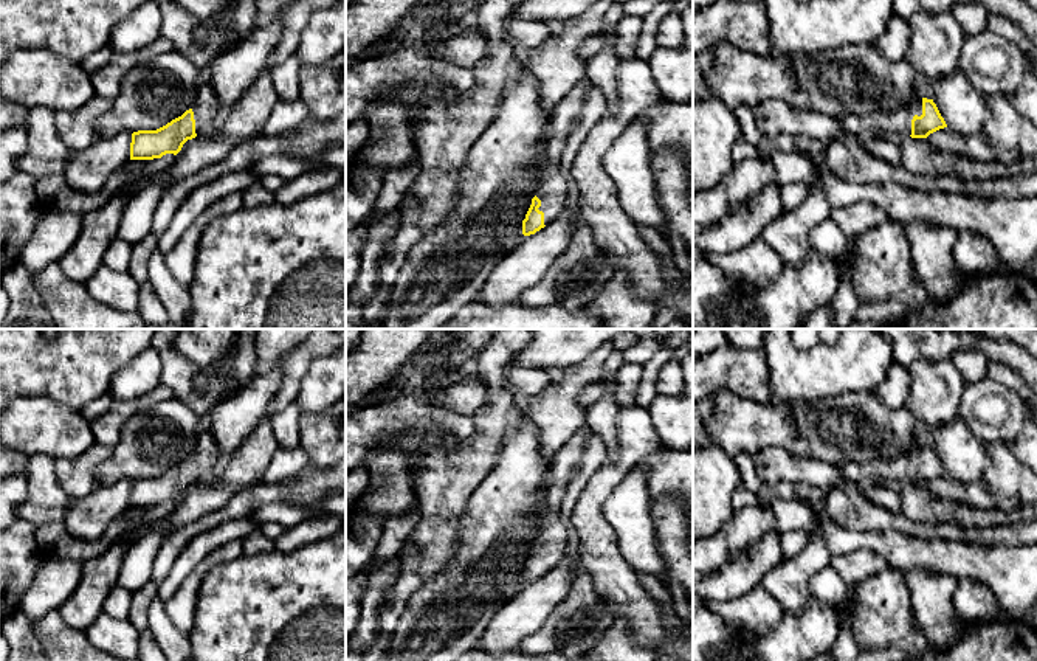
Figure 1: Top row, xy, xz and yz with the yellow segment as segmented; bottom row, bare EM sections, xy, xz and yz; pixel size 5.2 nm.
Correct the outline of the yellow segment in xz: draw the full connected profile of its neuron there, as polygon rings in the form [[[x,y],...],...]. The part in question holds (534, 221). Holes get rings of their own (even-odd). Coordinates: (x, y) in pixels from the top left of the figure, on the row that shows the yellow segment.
[[[584,76],[555,106],[539,161],[539,183],[522,220],[522,234],[530,236],[553,222],[566,206],[567,178],[561,172],[561,154],[570,130],[578,123],[592,82]]]

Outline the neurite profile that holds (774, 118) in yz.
[[[766,101],[755,107],[755,118],[763,135],[777,138],[781,133],[809,140],[848,140],[839,119],[815,110],[797,110],[783,101]]]

